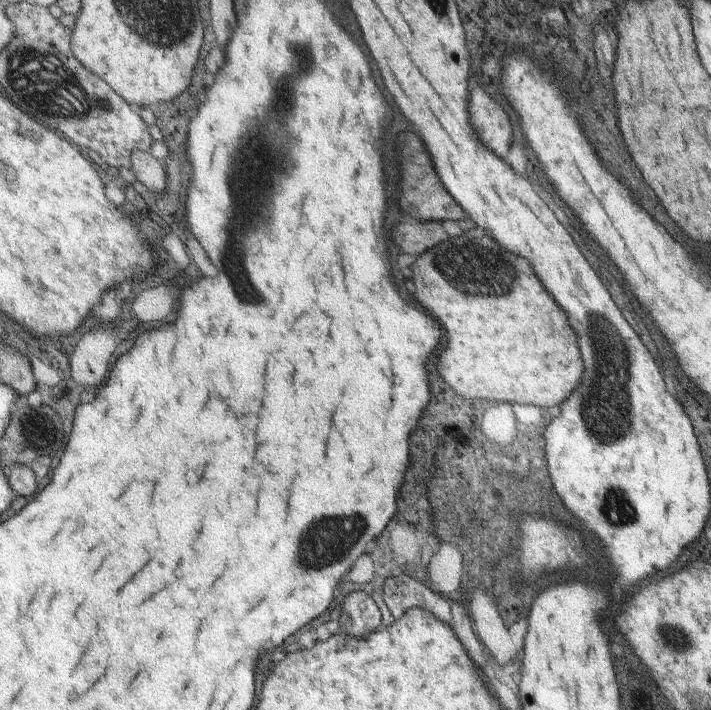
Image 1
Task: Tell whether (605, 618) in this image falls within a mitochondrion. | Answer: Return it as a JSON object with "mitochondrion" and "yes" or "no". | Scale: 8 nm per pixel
{"mitochondrion":"no"}

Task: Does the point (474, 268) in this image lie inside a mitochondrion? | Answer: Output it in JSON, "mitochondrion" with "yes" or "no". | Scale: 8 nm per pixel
{"mitochondrion":"yes"}

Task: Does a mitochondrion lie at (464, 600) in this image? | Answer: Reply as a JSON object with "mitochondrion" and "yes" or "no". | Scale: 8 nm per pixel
{"mitochondrion":"no"}

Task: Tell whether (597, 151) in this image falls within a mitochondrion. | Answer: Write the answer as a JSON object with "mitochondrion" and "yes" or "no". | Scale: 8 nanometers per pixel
{"mitochondrion":"no"}

